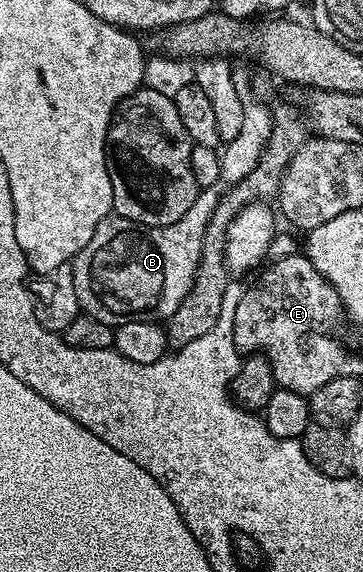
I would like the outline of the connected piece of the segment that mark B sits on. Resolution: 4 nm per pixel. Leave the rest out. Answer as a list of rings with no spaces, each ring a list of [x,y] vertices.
[[[238,65],[232,66],[231,76],[233,77],[233,89],[237,89],[237,97],[241,97],[243,116],[239,122],[237,137],[233,137],[233,141],[225,144],[219,156],[221,165],[219,182],[212,187],[202,188],[199,196],[193,201],[193,205],[189,205],[189,213],[185,213],[185,217],[181,217],[181,221],[168,227],[142,227],[140,223],[118,217],[103,219],[101,225],[97,225],[97,233],[93,233],[93,237],[89,237],[89,245],[85,245],[85,249],[81,249],[81,253],[77,253],[71,263],[75,275],[70,280],[70,286],[73,288],[74,302],[76,304],[79,302],[78,310],[82,314],[91,315],[97,321],[114,328],[126,323],[162,324],[171,319],[173,313],[177,313],[181,301],[185,301],[199,268],[201,245],[209,217],[213,217],[213,209],[219,204],[225,188],[232,187],[237,181],[241,181],[241,177],[245,177],[253,169],[257,169],[257,161],[261,161],[261,153],[265,153],[265,145],[269,141],[271,132],[272,108],[266,107],[259,100],[258,93],[251,88],[250,69],[238,67]]]

